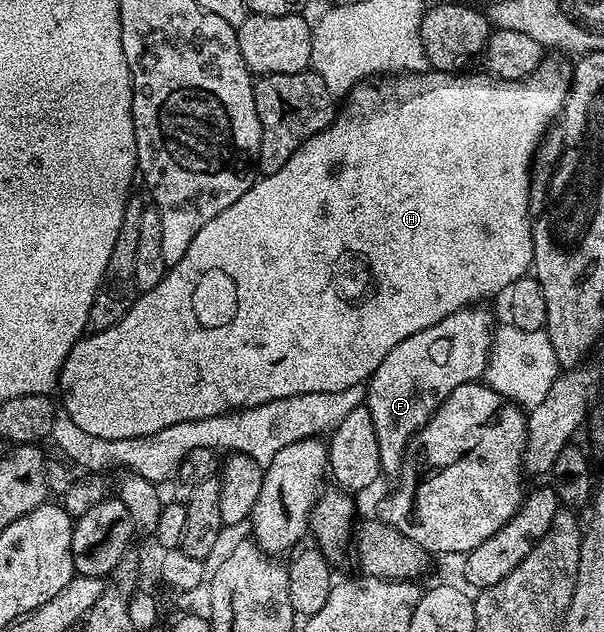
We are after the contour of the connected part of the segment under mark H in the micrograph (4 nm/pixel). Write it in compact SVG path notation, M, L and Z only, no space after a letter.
M546 55L542 59L541 65L525 80L498 80L497 77L488 74L482 74L482 76L465 75L469 74L426 70L408 74L389 74L381 79L370 78L356 84L344 101L344 104L346 103L345 109L342 112L340 109L334 115L333 121L319 134L315 134L307 142L303 142L303 146L299 146L299 150L295 150L295 154L291 154L291 158L287 158L287 166L283 166L283 170L270 172L254 179L252 186L247 190L247 194L243 194L243 198L239 198L239 202L231 202L231 206L227 206L227 210L223 210L223 214L215 214L215 218L211 218L211 222L207 222L207 226L203 226L203 230L199 230L199 234L195 234L194 240L191 241L191 247L187 249L187 254L183 254L183 258L178 264L172 265L166 271L165 276L159 282L159 286L151 286L151 290L140 293L137 301L131 306L131 310L127 310L127 314L123 314L123 318L119 318L119 322L115 322L115 326L111 326L102 332L86 334L73 345L71 354L67 354L67 358L61 367L60 407L65 408L72 421L85 433L95 434L98 438L113 440L141 438L144 435L157 434L175 423L212 418L224 412L257 407L261 403L271 402L273 399L291 398L293 395L311 394L312 392L347 390L348 387L356 384L365 384L379 366L379 362L383 362L383 358L387 358L387 354L391 354L391 350L395 350L395 346L399 346L399 342L403 342L403 338L411 338L411 334L419 334L419 330L427 330L427 326L435 326L435 322L443 322L443 318L447 318L459 310L480 305L482 302L489 302L485 300L491 299L492 296L500 297L505 289L511 286L511 282L530 275L533 266L533 220L531 219L531 212L529 216L531 169L537 147L542 143L545 132L562 115L565 99L569 93L569 84L573 81L573 69L570 61L560 60L557 56Z

